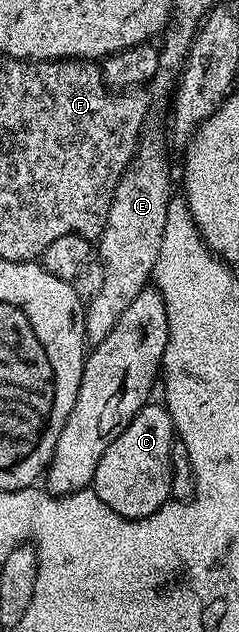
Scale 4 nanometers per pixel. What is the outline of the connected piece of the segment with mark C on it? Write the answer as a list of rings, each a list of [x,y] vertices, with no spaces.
[[[147,404],[123,428],[123,432],[103,452],[91,490],[97,493],[96,501],[102,506],[119,512],[124,518],[149,518],[157,509],[170,501],[173,489],[171,444],[175,440],[173,421],[164,405]]]

